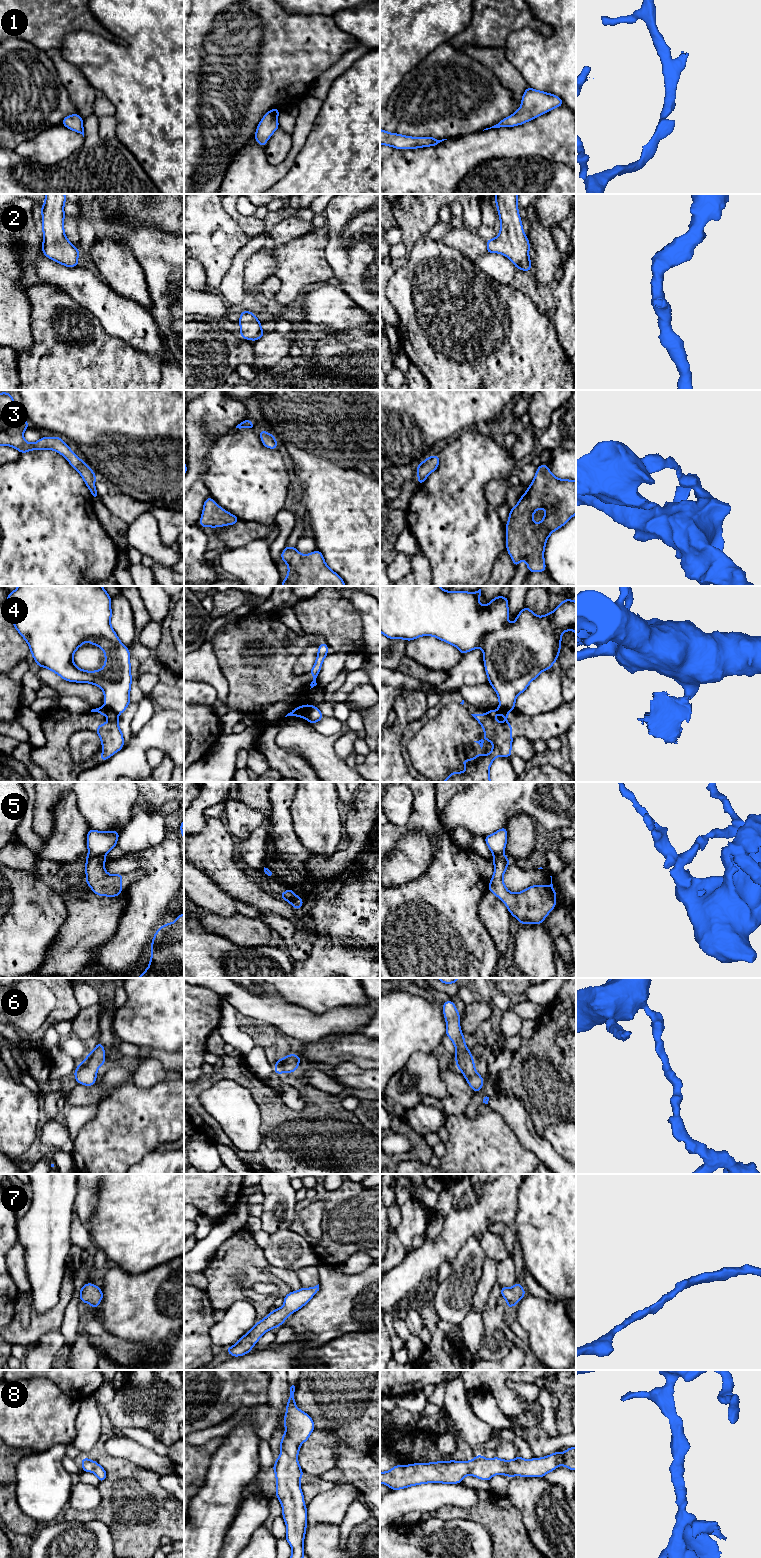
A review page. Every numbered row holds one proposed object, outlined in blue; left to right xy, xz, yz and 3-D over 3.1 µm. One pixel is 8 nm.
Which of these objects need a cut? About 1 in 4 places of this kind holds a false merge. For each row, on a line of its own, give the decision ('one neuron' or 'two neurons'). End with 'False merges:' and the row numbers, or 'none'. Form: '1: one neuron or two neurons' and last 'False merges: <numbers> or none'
1: one neuron
2: one neuron
3: one neuron
4: two neurons
5: two neurons
6: one neuron
7: one neuron
8: one neuron
False merges: 4, 5

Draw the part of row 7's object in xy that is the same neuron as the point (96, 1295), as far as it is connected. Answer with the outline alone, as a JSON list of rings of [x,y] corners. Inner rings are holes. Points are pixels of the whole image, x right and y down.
[[[86,1283],[79,1291],[80,1300],[89,1303],[92,1308],[97,1308],[103,1299],[101,1287],[95,1286],[93,1283]]]

